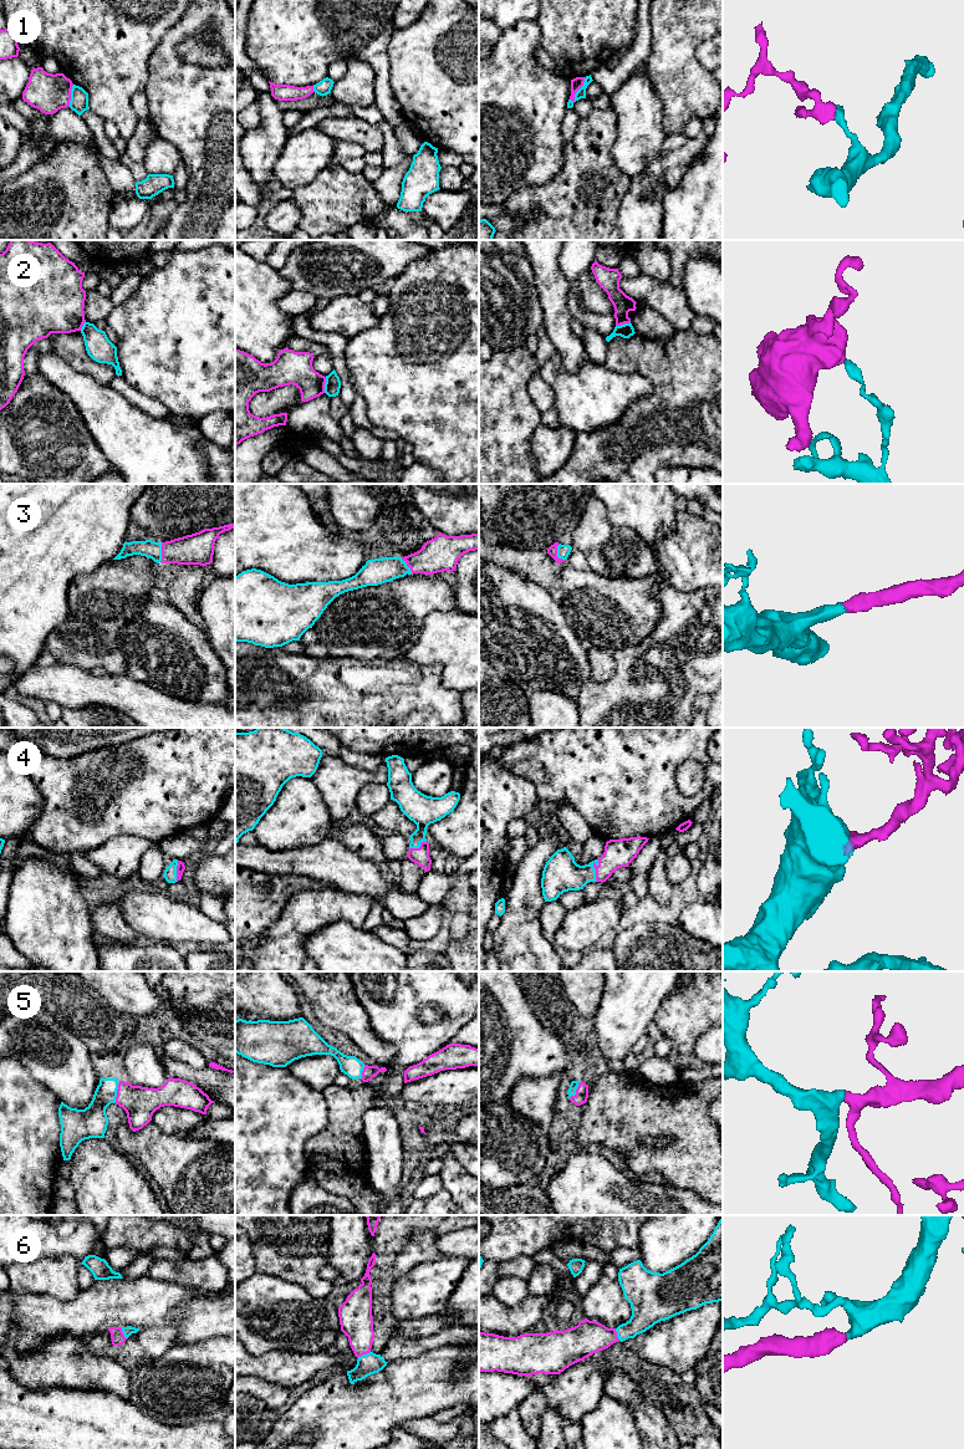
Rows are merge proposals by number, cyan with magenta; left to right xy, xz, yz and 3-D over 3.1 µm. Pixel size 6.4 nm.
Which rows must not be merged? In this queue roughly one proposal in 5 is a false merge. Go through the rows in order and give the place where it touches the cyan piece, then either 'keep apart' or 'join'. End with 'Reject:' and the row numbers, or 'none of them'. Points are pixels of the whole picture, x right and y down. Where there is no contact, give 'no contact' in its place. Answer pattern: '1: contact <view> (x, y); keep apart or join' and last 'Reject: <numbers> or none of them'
1: contact yz (579, 90); keep apart
2: contact xz (325, 384); keep apart
3: contact yz (557, 554); join
4: contact yz (595, 871); join
5: contact xy (116, 1092); join
6: contact xz (363, 1355); join
Reject: 1, 2

